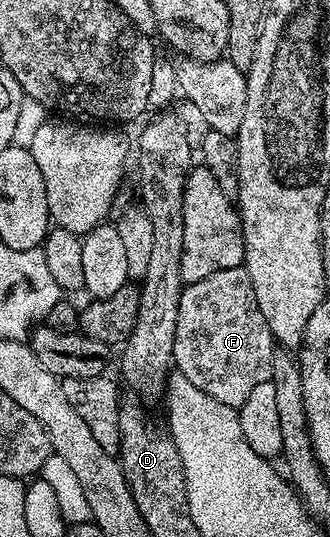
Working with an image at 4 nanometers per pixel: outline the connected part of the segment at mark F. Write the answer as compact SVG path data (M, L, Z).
M244 267L215 271L215 275L182 288L179 319L175 319L173 365L199 391L207 391L211 399L240 410L253 388L271 380L274 348L267 319L263 319L263 311L255 303L255 291Z

